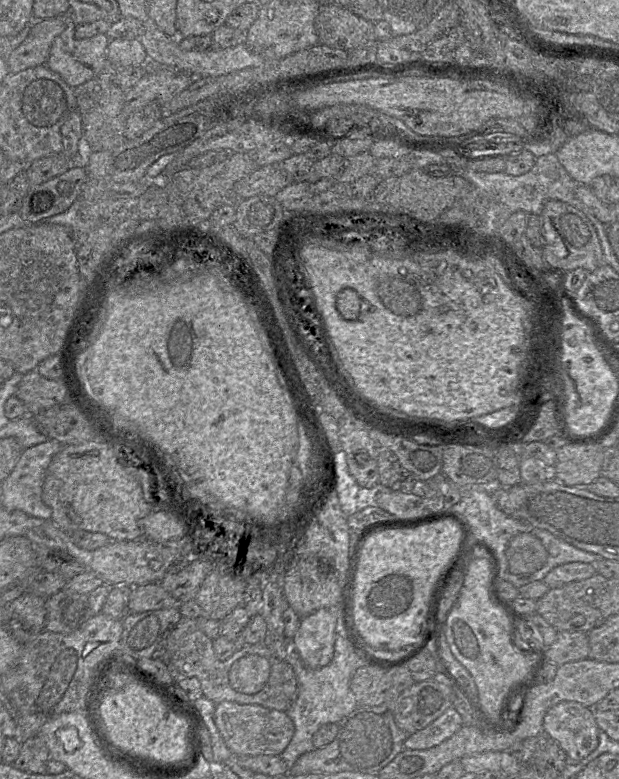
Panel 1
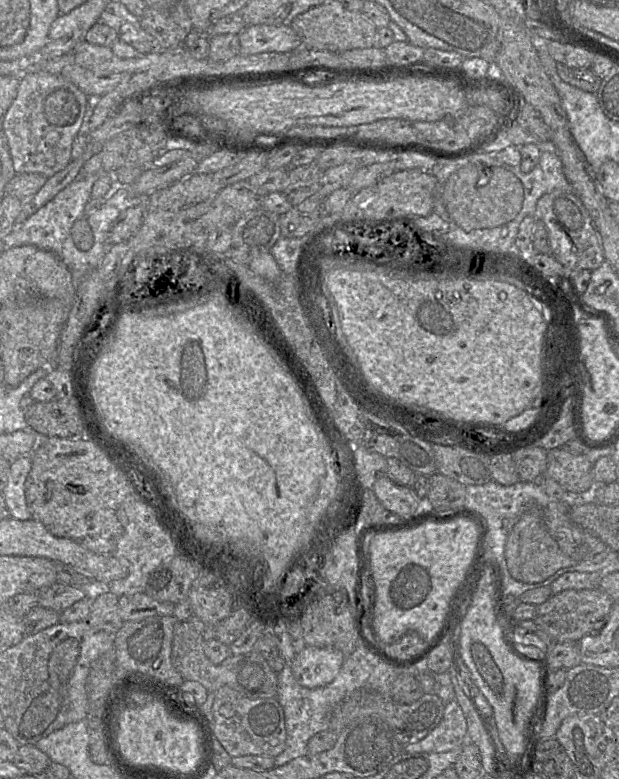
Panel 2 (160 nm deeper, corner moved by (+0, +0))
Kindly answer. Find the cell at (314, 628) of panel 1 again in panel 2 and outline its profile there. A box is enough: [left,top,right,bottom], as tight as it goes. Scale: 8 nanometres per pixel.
[291,646,345,689]

